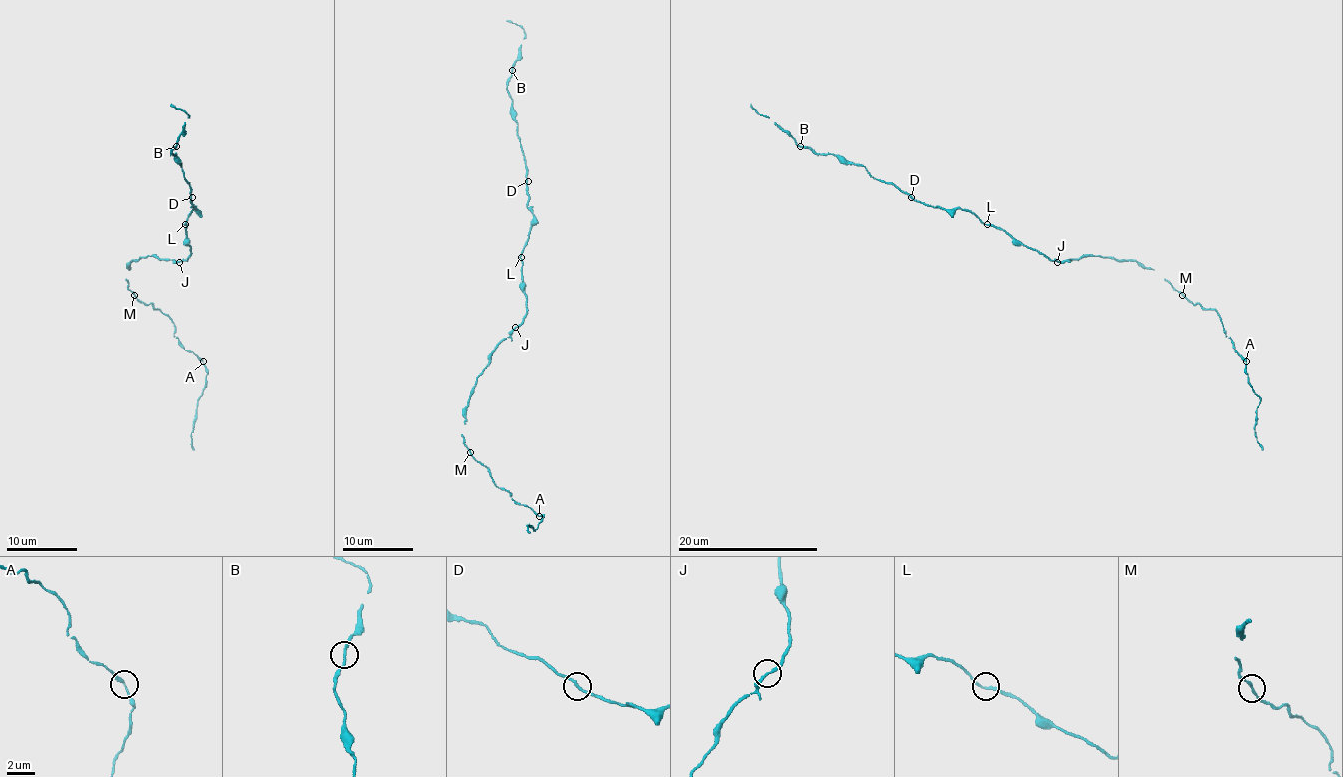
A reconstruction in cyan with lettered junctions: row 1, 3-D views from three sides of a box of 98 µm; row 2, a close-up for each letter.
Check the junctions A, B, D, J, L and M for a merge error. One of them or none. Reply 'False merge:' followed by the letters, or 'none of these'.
False merge: none of these

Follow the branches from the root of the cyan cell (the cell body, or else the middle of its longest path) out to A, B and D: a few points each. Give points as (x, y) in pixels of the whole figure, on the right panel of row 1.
A: (1057, 261), (1101, 255), (1131, 259), (1152, 268), (1194, 305), (1212, 308), (1233, 349), (1245, 361)
B: (1057, 261), (1017, 243), (969, 211), (927, 206), (876, 180), (864, 166), (800, 146)
D: (1057, 261), (1017, 243), (1004, 231), (983, 224), (969, 211), (927, 206), (911, 197)

